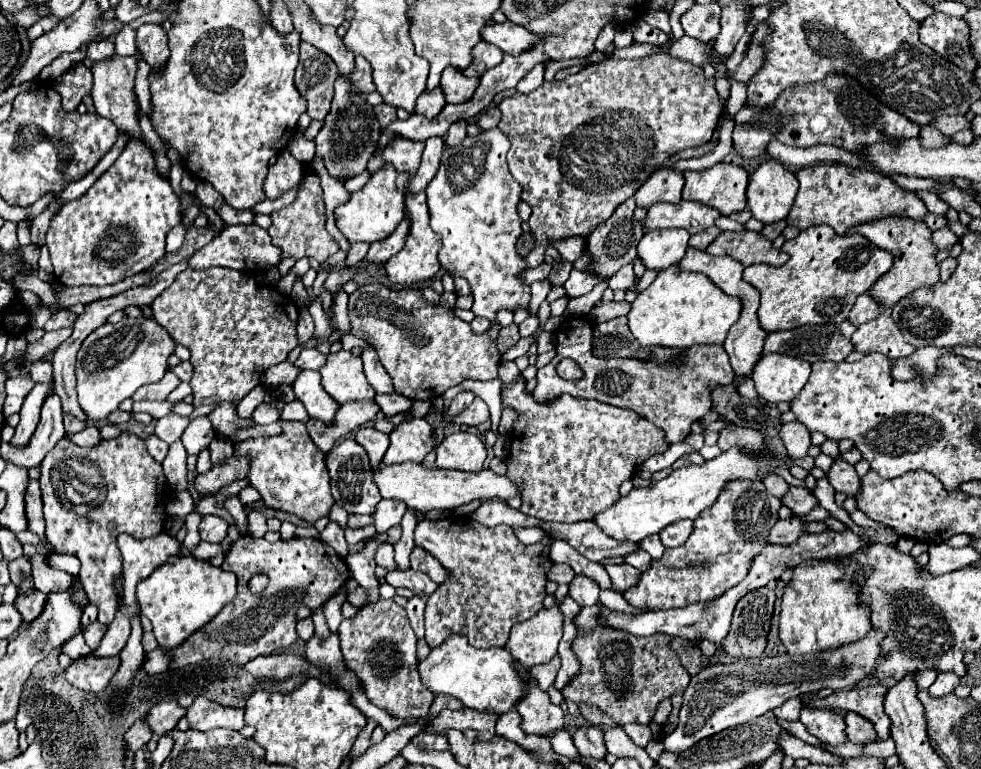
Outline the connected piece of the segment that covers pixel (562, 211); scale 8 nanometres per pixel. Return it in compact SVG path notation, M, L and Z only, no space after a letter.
M657 54L657 56L647 56L645 60L619 60L619 62L605 60L603 64L585 66L581 72L567 76L563 82L543 82L543 86L539 86L537 90L533 90L529 94L513 94L511 98L505 98L499 104L499 110L503 114L499 128L505 132L505 136L511 142L511 148L507 152L509 170L513 174L513 178L523 188L521 200L527 202L533 210L533 214L529 218L529 226L531 226L531 234L535 239L535 246L523 260L529 268L535 268L544 262L544 252L551 240L559 240L559 238L567 238L567 236L585 236L585 234L593 232L599 222L607 220L621 202L631 198L637 192L637 188L641 188L641 184L645 184L645 180L655 172L655 168L657 168L655 164L663 164L665 158L675 156L679 150L707 144L715 132L717 122L719 122L721 110L723 110L723 100L719 98L719 94L715 90L715 82L709 82L701 68L697 68L685 60L673 60L671 56Z

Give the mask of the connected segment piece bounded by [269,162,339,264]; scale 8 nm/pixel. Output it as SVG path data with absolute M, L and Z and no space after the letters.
M309 162L303 164L303 168L305 168L305 172L303 172L303 178L299 182L297 198L289 206L271 214L273 224L269 226L269 236L273 238L273 244L277 248L281 248L281 258L293 258L293 260L313 258L315 262L323 264L327 256L331 256L339 250L339 246L325 230L323 188L319 184L319 176L313 172Z

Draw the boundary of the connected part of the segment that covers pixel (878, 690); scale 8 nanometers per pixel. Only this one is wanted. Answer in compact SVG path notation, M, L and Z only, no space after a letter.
M881 684L867 686L867 688L855 688L855 690L841 690L827 698L811 698L807 706L835 710L843 714L857 712L875 724L875 730L881 740L887 740L889 738L889 716L883 710L885 692L887 690Z

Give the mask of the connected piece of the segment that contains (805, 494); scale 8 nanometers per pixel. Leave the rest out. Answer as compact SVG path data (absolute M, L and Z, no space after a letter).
M791 486L787 496L783 498L783 504L789 506L797 516L805 516L815 506L819 506L819 500L815 498L815 494L809 488L795 488L795 486Z

